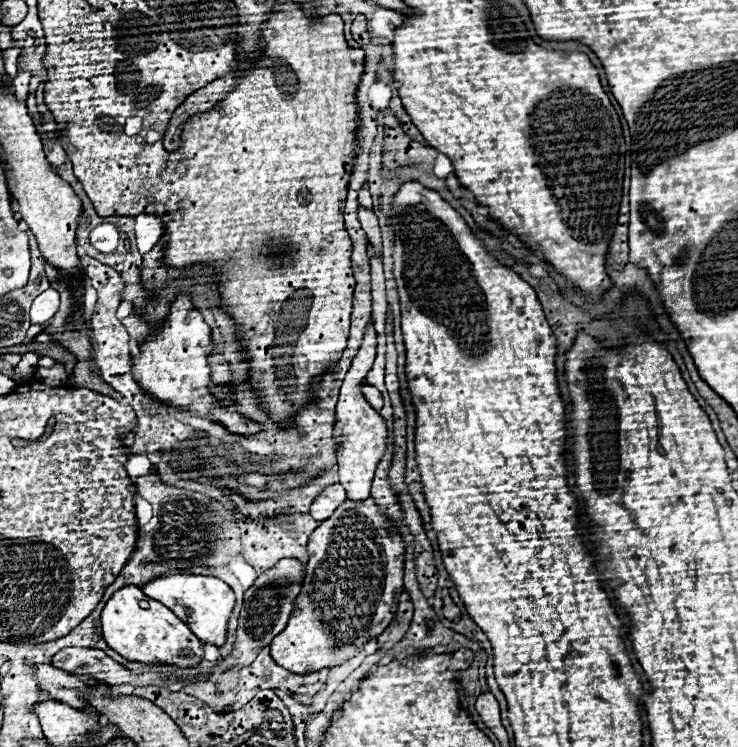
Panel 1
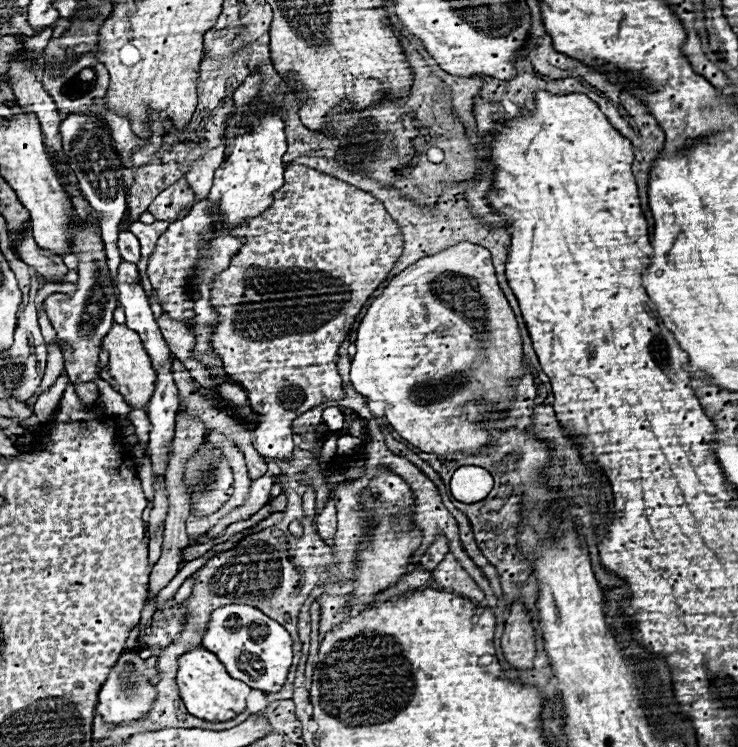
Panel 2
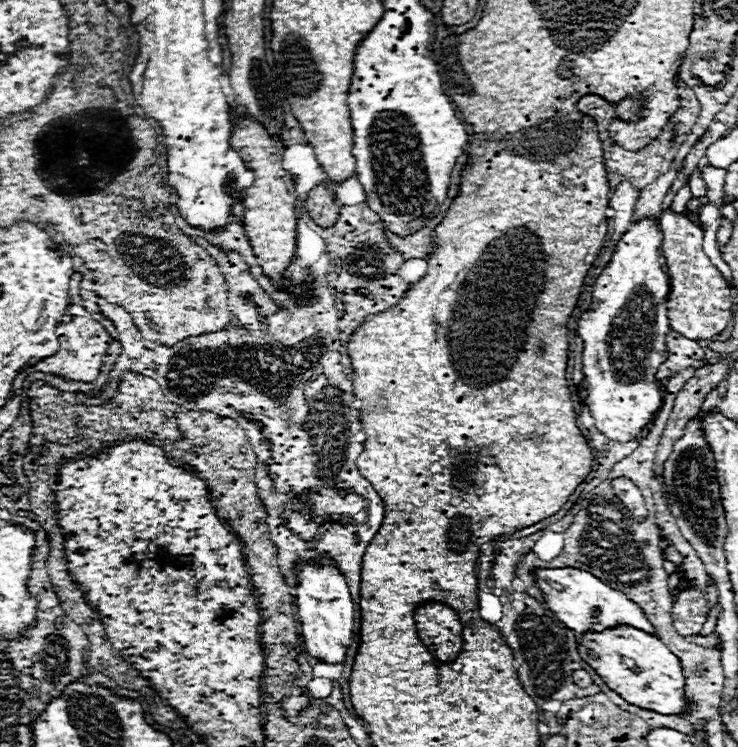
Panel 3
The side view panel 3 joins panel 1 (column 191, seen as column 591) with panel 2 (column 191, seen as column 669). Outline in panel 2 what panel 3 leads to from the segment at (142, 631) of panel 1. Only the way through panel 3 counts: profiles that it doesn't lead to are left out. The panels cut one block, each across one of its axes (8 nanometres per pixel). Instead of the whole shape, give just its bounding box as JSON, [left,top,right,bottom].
[176,646,250,722]

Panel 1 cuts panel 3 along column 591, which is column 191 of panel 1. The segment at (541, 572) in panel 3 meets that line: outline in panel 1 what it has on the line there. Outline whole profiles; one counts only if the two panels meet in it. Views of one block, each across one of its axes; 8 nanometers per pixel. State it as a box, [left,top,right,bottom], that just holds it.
[142,574,234,646]

